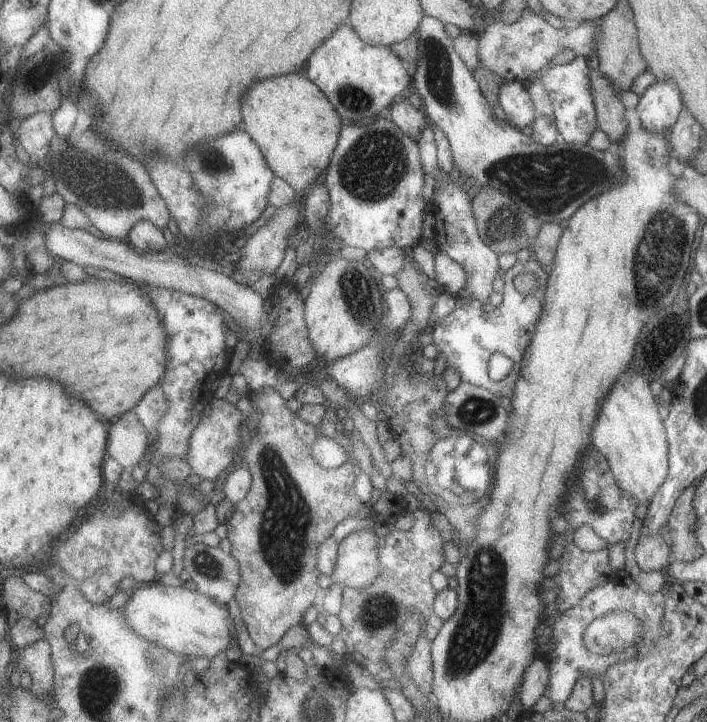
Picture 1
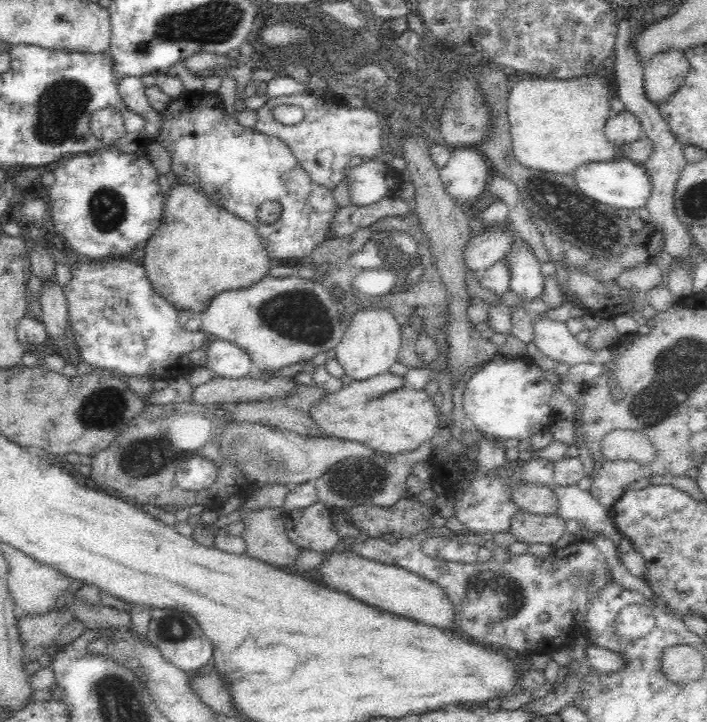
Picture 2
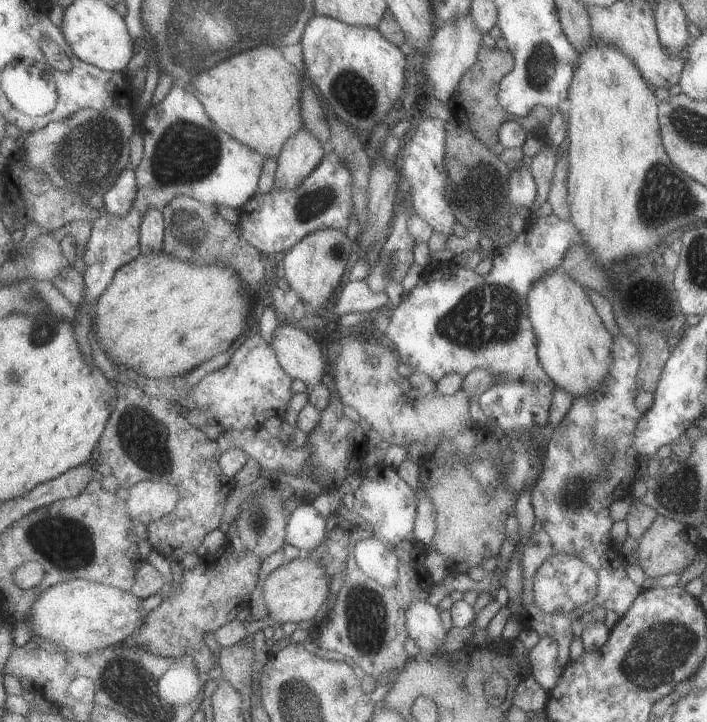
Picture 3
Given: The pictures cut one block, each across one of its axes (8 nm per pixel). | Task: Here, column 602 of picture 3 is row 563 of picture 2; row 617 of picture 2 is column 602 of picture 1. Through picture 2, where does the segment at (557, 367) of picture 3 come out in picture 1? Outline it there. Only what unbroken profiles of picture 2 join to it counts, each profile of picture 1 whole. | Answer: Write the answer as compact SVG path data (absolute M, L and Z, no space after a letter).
M629 368L617 376L609 394L603 398L595 424L591 426L591 448L601 452L617 480L619 488L625 490L639 504L649 504L657 488L663 484L669 472L669 448L663 420L657 416L657 400L649 392L649 380Z

